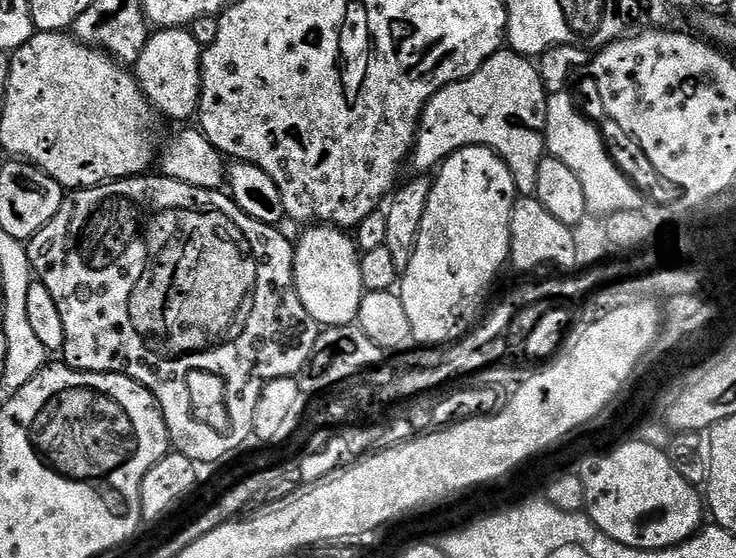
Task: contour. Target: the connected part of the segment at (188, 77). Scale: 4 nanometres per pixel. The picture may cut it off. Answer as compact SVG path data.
M187 27L182 28L156 28L151 33L146 42L146 46L142 50L142 54L138 58L138 62L134 65L134 75L136 81L139 82L141 90L144 91L144 97L150 101L153 109L161 117L164 116L168 120L184 120L180 122L188 122L188 120L197 115L200 110L200 91L202 90L202 70L200 69L200 57L202 49L198 42L194 42L194 34Z

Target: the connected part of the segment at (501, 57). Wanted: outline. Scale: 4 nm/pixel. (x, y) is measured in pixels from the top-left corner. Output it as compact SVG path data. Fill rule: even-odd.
M511 50L495 52L477 72L470 74L465 80L446 86L428 99L424 113L420 115L420 124L416 127L416 143L412 146L410 164L416 167L417 173L428 174L460 148L490 148L502 158L502 162L506 162L514 178L517 193L524 198L535 197L538 166L546 155L546 136L541 129L539 132L538 129L531 128L528 124L519 124L516 120L547 121L549 95L540 77L539 67L529 57Z

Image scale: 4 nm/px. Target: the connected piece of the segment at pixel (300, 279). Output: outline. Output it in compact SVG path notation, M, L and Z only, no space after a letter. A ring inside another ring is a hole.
M308 226L304 233L300 236L300 241L295 241L296 257L294 258L294 278L296 279L296 289L298 290L298 298L302 298L302 306L306 306L306 310L310 310L310 318L314 318L317 324L324 328L337 328L343 324L356 324L356 315L360 309L360 303L364 297L364 287L362 286L362 270L360 269L360 252L356 247L355 239L347 231L331 226Z

